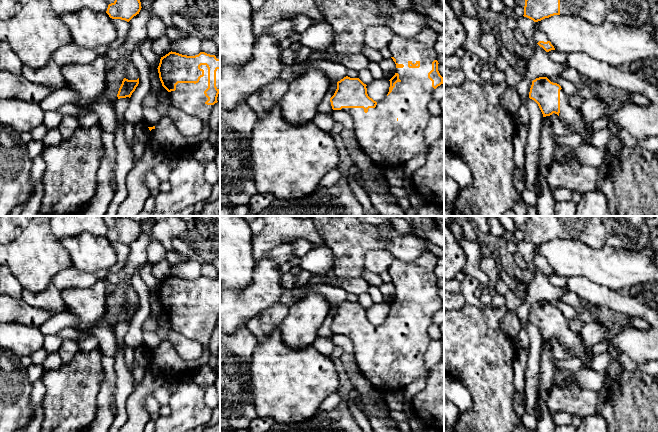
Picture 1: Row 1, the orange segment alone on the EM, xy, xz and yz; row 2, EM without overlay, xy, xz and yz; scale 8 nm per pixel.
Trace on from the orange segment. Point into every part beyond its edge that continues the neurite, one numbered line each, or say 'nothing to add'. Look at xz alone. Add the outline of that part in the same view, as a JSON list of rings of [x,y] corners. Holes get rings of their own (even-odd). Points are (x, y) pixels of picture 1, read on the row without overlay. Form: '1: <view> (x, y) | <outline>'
1: xz (387, 366) | [[[424,252],[412,262],[395,259],[388,268],[392,281],[396,287],[403,288],[403,292],[396,292],[400,306],[395,308],[392,316],[382,325],[377,326],[375,332],[369,332],[365,337],[363,332],[342,332],[353,344],[356,364],[362,375],[373,388],[382,392],[402,391],[405,386],[415,380],[427,376],[424,354],[432,341],[428,329],[433,323],[434,312],[428,297],[432,294],[432,286],[437,284],[435,266],[438,258],[431,252]],[[408,286],[420,286],[419,292],[409,292]]]

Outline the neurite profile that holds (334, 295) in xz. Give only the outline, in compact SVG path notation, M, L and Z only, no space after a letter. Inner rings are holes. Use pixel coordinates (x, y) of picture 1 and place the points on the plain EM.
M323 283L315 285L312 289L306 289L299 296L293 296L289 289L285 289L278 303L290 307L312 291L322 295L331 305L338 306L347 300L348 293L345 290L337 286Z

